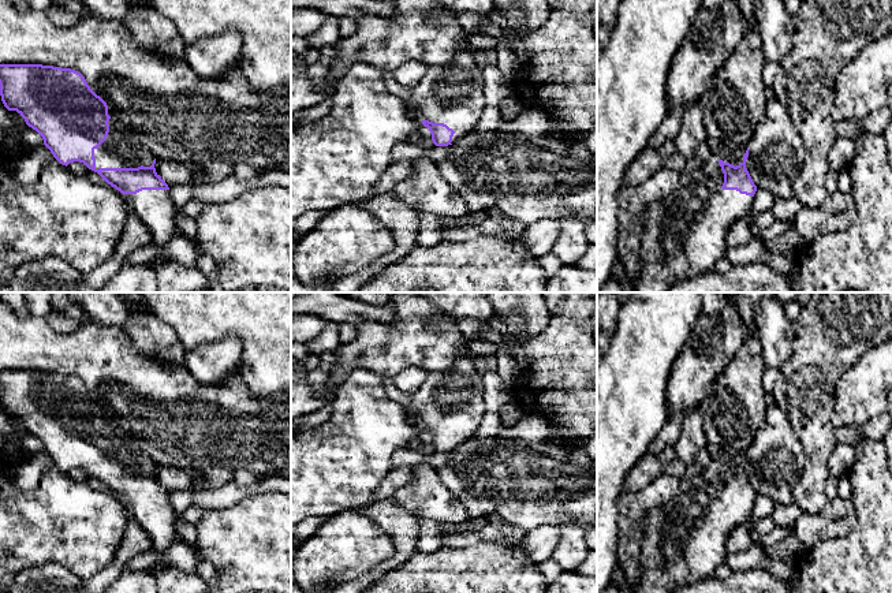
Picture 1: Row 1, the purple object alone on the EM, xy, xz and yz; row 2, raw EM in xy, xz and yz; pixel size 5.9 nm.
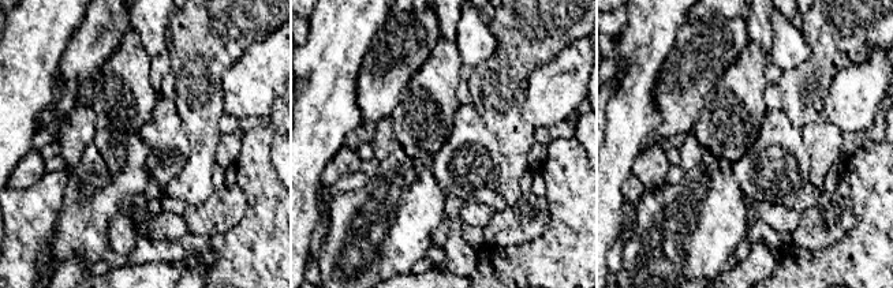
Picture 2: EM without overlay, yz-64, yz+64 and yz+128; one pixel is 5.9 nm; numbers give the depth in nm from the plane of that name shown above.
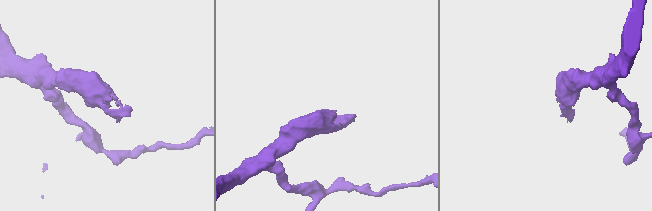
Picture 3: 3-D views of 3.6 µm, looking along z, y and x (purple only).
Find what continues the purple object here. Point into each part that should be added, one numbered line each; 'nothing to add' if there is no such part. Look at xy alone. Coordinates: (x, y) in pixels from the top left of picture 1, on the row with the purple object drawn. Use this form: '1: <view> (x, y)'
1: xy (156, 208)

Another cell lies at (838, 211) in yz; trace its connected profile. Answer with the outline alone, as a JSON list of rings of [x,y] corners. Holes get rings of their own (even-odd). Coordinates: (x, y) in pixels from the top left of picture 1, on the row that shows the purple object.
[[[828,193],[816,208],[803,206],[794,219],[792,230],[809,245],[828,234],[847,230],[856,219],[855,198],[851,193]]]

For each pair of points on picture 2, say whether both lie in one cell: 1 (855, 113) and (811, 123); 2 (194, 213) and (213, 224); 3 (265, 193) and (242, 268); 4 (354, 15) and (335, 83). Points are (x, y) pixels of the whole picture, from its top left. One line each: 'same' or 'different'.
1: different
2: same
3: same
4: same

